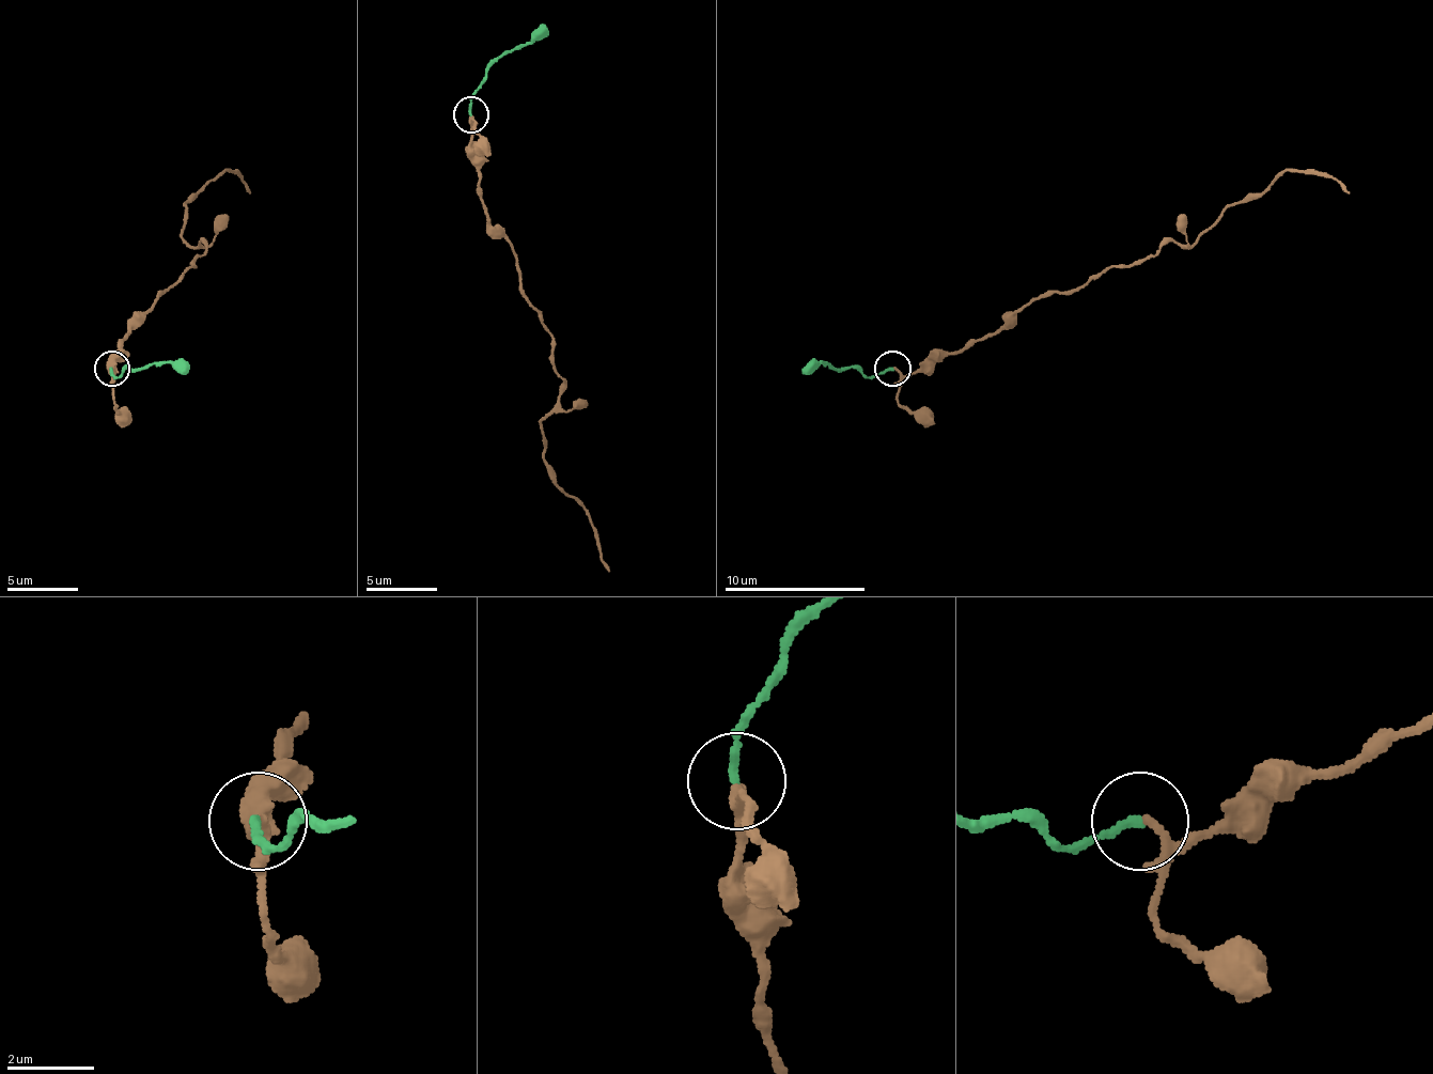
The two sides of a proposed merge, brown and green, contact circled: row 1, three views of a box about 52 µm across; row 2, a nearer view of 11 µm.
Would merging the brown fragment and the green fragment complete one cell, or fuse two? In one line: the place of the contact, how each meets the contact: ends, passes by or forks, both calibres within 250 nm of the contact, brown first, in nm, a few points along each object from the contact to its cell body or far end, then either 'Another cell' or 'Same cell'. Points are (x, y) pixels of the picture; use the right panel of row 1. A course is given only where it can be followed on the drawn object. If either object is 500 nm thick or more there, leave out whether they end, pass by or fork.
Place: (892, 369). At the ring brown passes by. At the ring green ends. Thickness 160 nm (brown) against 180 nm. Course of brown: (893, 368), (925, 371), (1042, 297), (1141, 265), (1169, 240), (1187, 247), (1287, 169), (1350, 195). Course of green: (893, 368), (865, 378), (847, 368), (823, 364), (805, 371). Same cell

